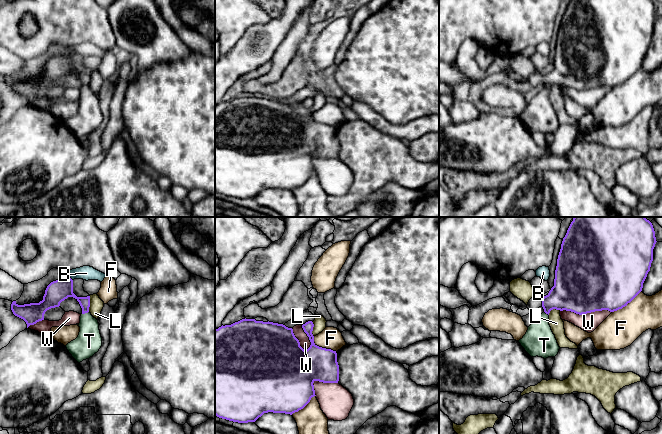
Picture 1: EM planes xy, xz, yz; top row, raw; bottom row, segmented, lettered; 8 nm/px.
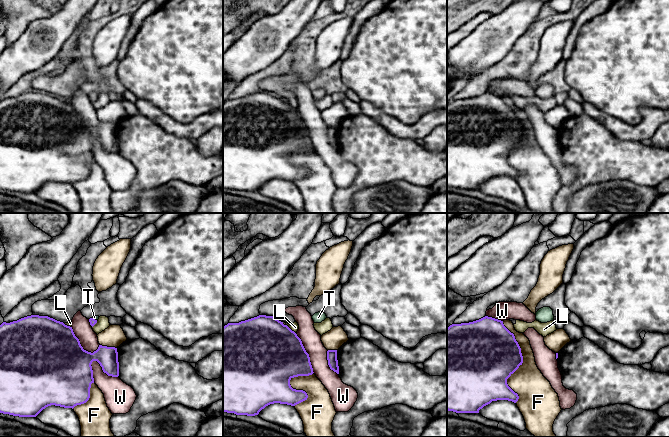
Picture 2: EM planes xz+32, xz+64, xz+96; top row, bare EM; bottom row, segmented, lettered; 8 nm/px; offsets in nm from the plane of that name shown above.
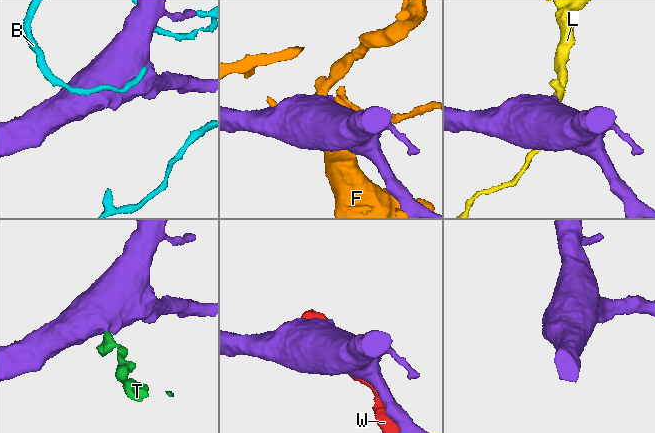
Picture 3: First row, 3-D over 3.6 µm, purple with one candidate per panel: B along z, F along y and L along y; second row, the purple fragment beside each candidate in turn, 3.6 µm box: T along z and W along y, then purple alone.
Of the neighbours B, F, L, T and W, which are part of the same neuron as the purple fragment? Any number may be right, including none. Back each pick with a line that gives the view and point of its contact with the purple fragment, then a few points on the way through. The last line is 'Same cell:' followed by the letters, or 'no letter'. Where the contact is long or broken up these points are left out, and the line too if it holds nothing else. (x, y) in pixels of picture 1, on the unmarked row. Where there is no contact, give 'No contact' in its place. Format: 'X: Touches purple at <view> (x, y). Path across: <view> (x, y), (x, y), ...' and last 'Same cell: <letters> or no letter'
T: Touches purple at xy (85, 88). Path across: xy (64, 65), (85, 81), (85, 88), (89, 101), (89, 117)
Same cell: T

